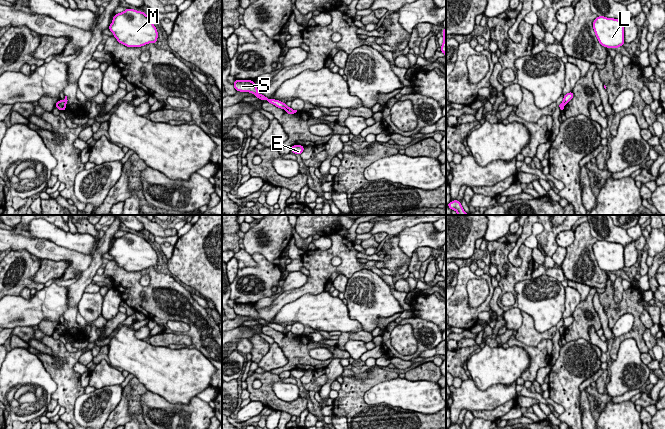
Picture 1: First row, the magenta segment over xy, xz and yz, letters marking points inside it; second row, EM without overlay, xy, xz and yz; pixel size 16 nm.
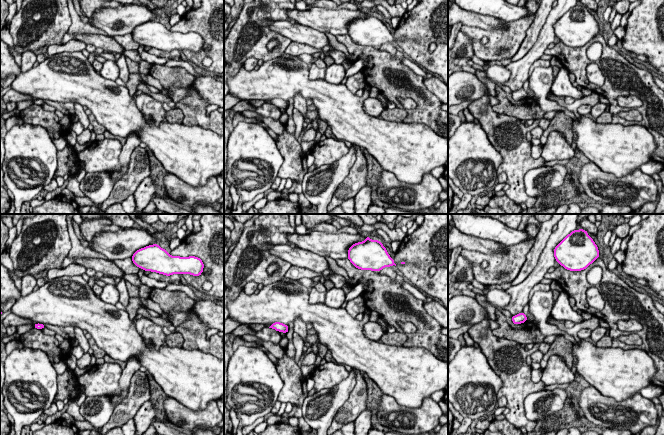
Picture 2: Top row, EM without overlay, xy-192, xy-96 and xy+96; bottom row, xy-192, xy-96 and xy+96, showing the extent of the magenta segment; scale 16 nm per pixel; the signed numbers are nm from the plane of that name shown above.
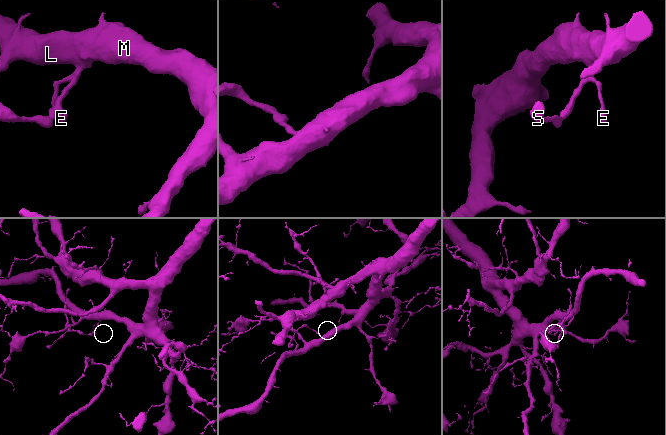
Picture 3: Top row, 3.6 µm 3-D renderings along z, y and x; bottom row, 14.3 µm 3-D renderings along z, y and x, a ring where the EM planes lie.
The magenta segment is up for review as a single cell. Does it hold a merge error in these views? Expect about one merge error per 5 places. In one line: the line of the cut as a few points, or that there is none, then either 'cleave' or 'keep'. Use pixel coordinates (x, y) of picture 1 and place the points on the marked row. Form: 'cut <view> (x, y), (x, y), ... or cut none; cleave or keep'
cut xy (63, 101), (65, 104); cleave

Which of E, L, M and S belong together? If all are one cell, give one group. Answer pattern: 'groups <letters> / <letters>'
groups E L M / S

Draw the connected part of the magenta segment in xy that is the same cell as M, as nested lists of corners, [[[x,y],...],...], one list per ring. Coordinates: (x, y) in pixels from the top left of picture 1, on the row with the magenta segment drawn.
[[[127,8],[114,15],[109,30],[126,47],[141,47],[157,43],[158,31],[152,19],[142,11]]]

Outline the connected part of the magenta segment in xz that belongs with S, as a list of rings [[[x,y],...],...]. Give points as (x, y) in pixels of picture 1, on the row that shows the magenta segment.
[[[235,80],[233,85],[234,85],[234,88],[236,91],[252,93],[260,100],[266,100],[267,102],[275,105],[278,108],[284,109],[284,110],[288,109],[286,103],[283,103],[283,102],[281,102],[279,100],[275,100],[275,99],[268,99],[266,96],[259,94],[257,86],[256,86],[255,82],[252,80]]]

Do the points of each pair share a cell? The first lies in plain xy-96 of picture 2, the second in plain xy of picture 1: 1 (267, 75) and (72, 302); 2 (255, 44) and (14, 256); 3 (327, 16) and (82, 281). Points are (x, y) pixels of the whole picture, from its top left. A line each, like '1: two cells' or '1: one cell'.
1: two cells
2: one cell
3: two cells

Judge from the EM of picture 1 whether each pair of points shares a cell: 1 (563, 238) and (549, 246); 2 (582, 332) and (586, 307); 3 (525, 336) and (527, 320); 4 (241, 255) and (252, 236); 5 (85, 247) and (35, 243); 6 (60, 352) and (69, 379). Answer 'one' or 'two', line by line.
1: two
2: one
3: one
4: two
5: two
6: one

